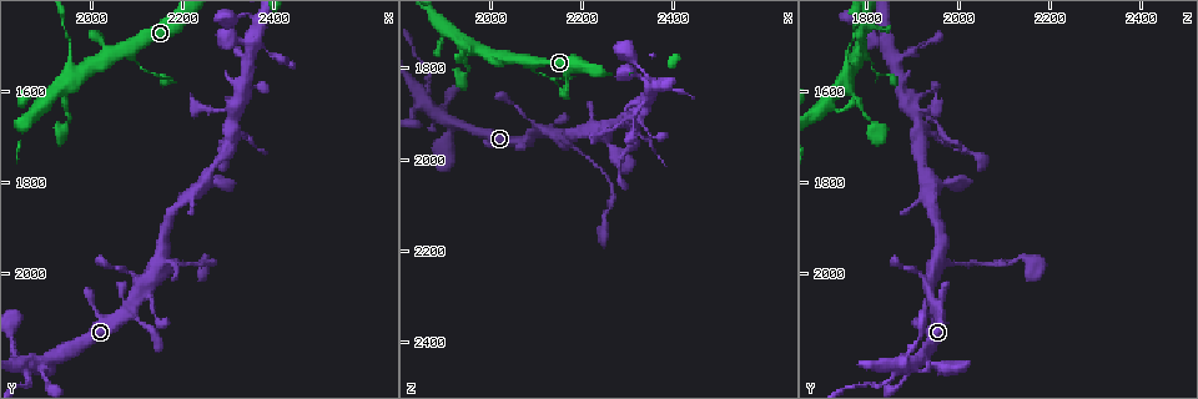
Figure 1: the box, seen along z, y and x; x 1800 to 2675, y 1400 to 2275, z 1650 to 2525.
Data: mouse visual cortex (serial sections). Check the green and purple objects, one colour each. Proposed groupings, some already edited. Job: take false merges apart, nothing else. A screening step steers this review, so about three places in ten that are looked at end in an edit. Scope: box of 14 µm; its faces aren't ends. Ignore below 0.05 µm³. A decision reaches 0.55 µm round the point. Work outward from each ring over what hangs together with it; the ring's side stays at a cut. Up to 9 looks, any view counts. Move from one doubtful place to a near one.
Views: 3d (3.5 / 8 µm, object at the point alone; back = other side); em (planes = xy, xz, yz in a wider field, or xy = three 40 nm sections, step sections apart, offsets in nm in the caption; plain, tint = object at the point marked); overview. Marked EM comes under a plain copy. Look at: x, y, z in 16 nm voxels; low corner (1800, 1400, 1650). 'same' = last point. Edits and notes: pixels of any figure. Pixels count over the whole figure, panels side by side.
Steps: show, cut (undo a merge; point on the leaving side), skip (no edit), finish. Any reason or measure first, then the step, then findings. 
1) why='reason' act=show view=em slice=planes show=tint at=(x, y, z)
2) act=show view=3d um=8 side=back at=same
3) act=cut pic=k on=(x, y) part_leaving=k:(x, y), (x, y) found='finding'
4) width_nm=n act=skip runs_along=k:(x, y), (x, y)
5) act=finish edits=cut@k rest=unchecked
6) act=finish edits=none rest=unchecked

why='three arms meet' act=show view=3d um=3.5 side=back at=(2150, 1970, 1960)

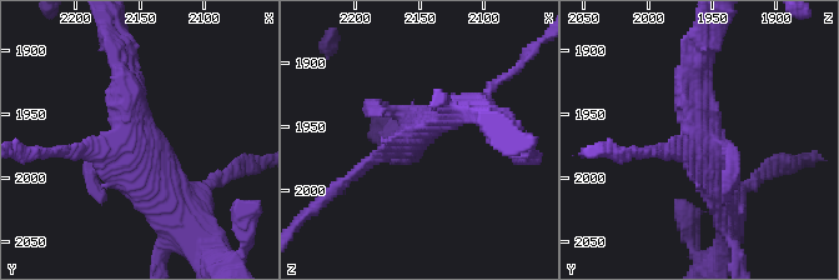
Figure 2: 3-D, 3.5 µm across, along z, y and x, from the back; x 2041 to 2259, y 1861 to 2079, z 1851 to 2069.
act=show view=em slice=xy step=5 show=tint at=(2152, 1976, 1954)

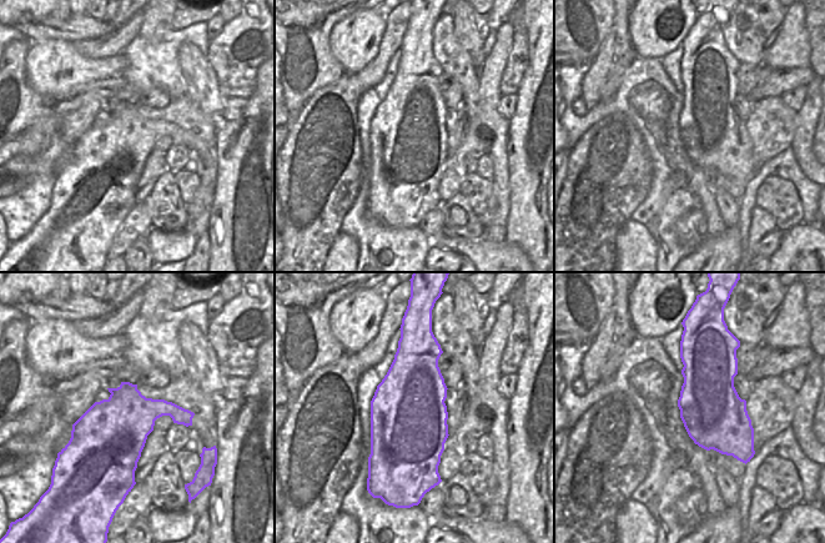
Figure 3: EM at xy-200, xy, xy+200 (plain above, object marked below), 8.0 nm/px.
act=skip runs_along=2:(186, 214), (147, 176), (125, 69) found='all the same cell'

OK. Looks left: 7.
why='thick turns thin' act=show view=3d um=3.5 side=back at=(2325, 1605, 1915)

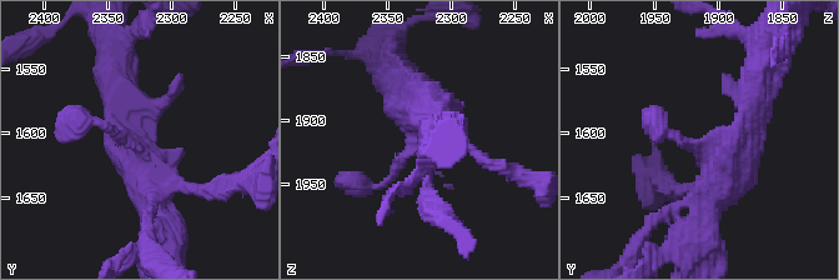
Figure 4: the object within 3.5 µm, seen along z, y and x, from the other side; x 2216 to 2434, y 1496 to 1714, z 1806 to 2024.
act=show view=em slice=planes show=tint at=(2326, 1614, 1910)

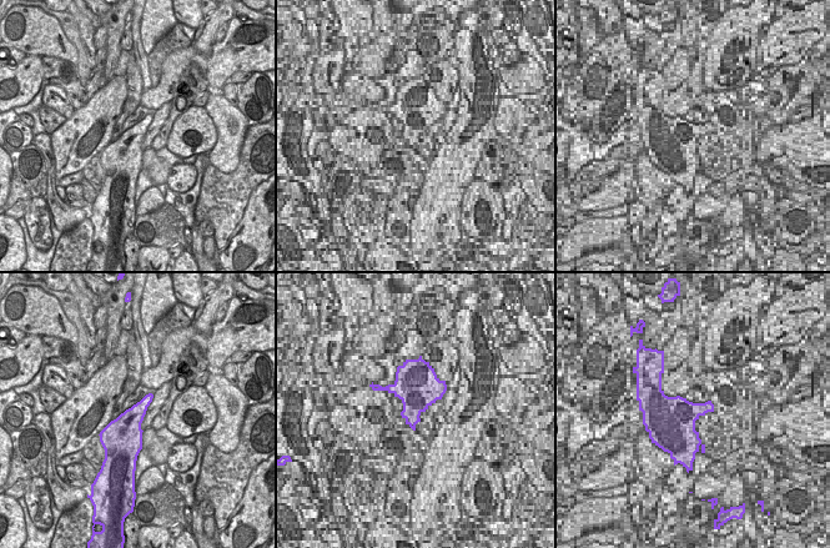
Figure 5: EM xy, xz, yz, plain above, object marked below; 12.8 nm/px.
act=skip runs_along=4:(152, 209), (137, 148), (91, 121) found='all the same cell'

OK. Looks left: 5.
why='four or more arms meet' act=show view=3d um=3.5 at=(1940, 1595, 1765)

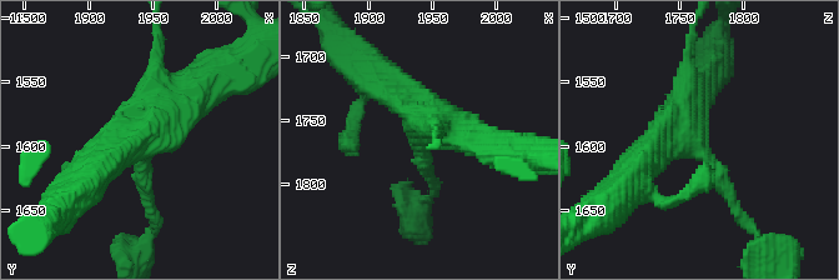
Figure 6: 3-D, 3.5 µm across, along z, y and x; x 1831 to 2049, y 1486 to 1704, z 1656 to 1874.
arms=4 arm_widths_nm=200,200,450,450 act=show view=em slice=xy step=2 show=tint at=(1942, 1600, 1760)

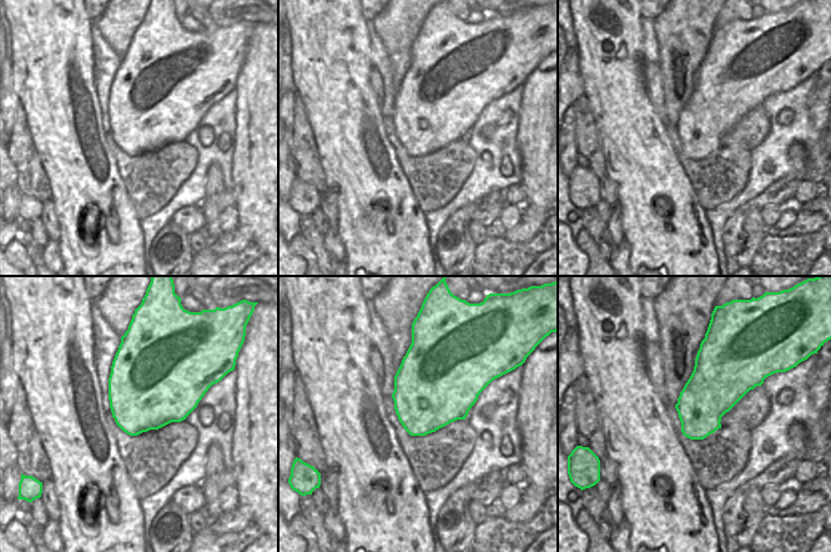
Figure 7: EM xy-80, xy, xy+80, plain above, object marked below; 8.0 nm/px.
width_nm=600 act=skip runs_along=6:(211, 80), (93, 173) found='all the same cell'

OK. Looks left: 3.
why='thick turns thin' act=show view=3d um=3.5 at=(1870, 2240, 1850)

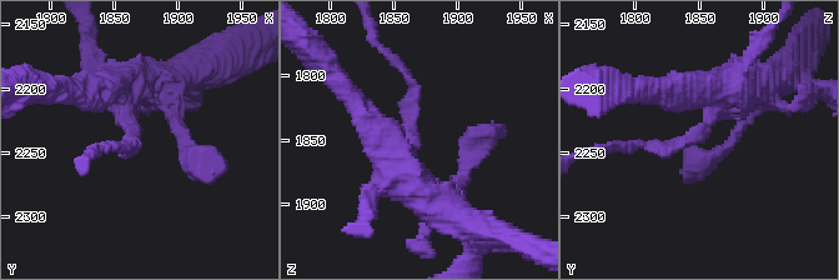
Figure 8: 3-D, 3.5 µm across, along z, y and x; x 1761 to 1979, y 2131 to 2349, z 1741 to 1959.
act=show view=em slice=xy step=1 show=tint at=(1864, 2236, 1850)

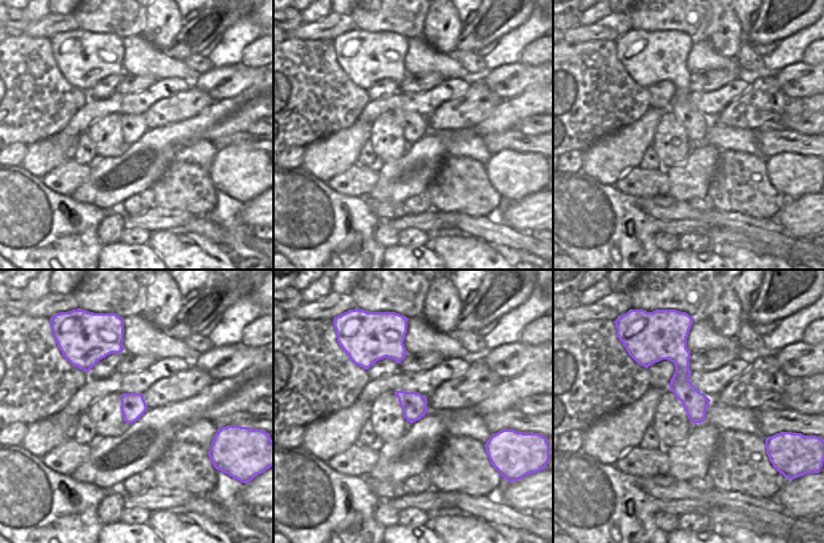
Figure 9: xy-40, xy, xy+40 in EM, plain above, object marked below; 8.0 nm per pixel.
width_nm=200 act=cut pic=8 on=(406, 101) part_leaving=8:(412, 138), (416, 86), (377, 45) found='two cells meet here'

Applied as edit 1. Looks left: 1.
act=finish edits=cut@8 rest=unchecked

